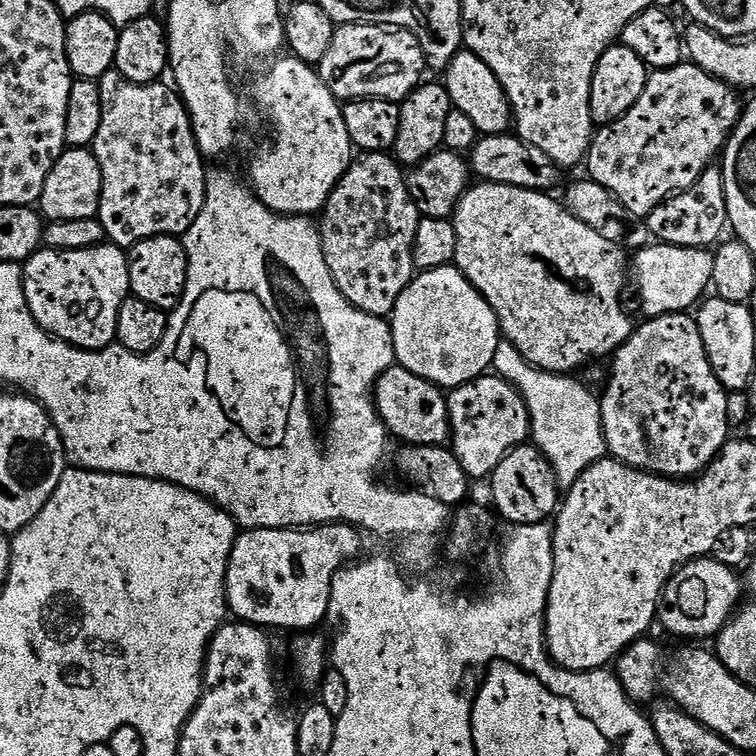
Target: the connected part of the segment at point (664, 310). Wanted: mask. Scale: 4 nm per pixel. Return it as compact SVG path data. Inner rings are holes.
M653 242L648 247L641 247L634 256L634 280L636 288L640 291L640 308L645 317L669 316L675 312L687 313L695 309L705 299L706 293L712 288L712 275L714 274L715 255L706 248L683 248L677 244L661 244Z

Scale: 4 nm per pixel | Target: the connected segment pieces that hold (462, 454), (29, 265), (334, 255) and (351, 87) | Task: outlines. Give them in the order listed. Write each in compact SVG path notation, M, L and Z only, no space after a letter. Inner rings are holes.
M485 374L469 384L451 389L446 399L450 451L473 481L487 481L508 452L521 444L529 443L532 436L532 419L515 384L507 383L495 374Z
M105 242L99 248L62 252L45 247L34 253L29 260L23 261L24 297L28 303L28 313L36 319L36 325L43 332L58 340L65 340L85 352L98 352L101 348L110 348L117 343L118 314L122 302L130 296L130 274L125 249L117 248L111 242Z
M386 152L357 155L348 165L348 171L343 178L334 186L322 209L323 216L324 225L321 223L318 228L320 246L324 249L326 266L340 293L366 314L381 318L391 317L398 298L414 279L414 234L422 218L408 189L405 169Z
M342 24L318 66L322 82L337 100L403 102L425 79L424 51L413 32L389 30L379 24Z

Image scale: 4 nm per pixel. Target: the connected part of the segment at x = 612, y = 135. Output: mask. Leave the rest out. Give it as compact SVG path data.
M691 62L649 75L642 98L613 124L595 133L588 150L587 175L608 189L630 214L646 218L677 192L685 192L721 155L742 115L733 89Z

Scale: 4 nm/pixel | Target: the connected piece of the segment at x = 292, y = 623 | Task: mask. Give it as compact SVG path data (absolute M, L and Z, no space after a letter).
M321 524L311 528L253 528L244 530L236 537L236 544L232 548L230 554L230 562L228 563L228 606L231 615L237 621L246 624L255 624L265 630L271 628L300 628L296 630L316 630L320 623L324 620L324 603L329 603L330 597L333 595L332 582L337 572L341 571L345 566L351 565L357 559L356 555L360 552L360 536L361 533L353 528L350 524Z

